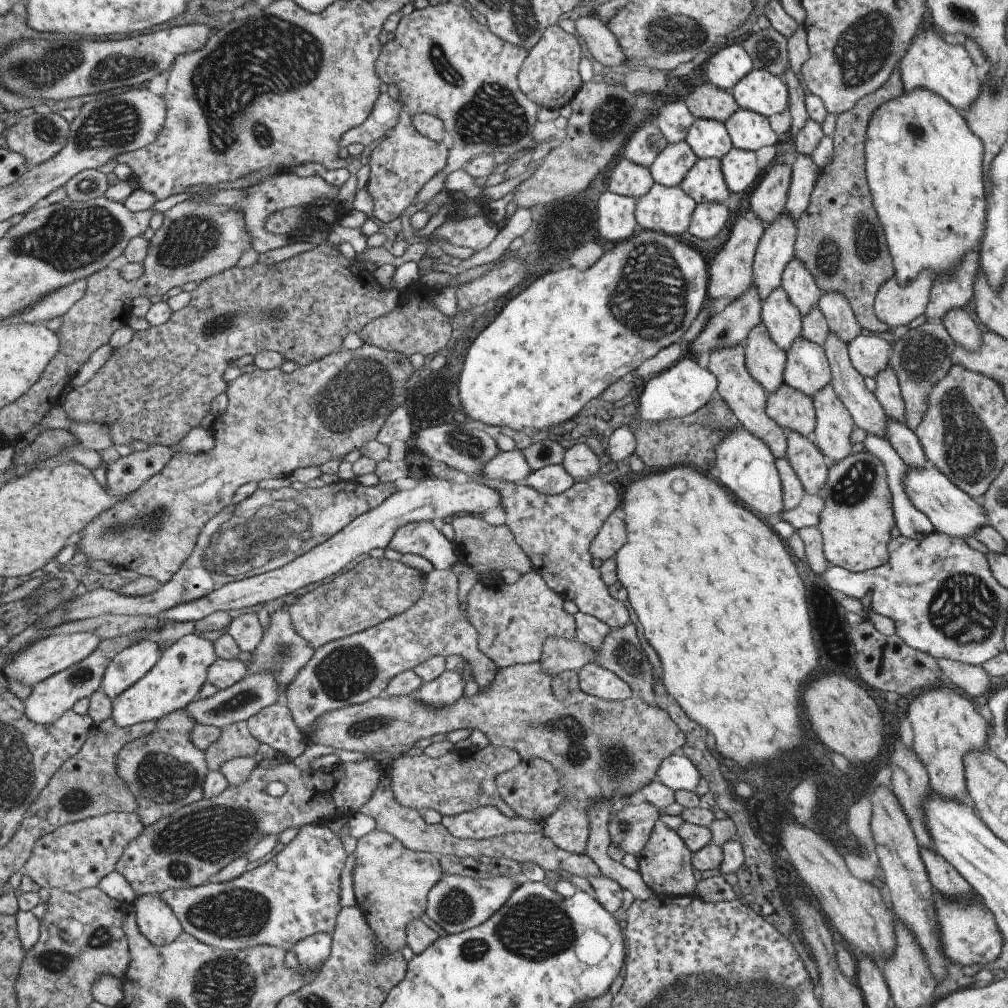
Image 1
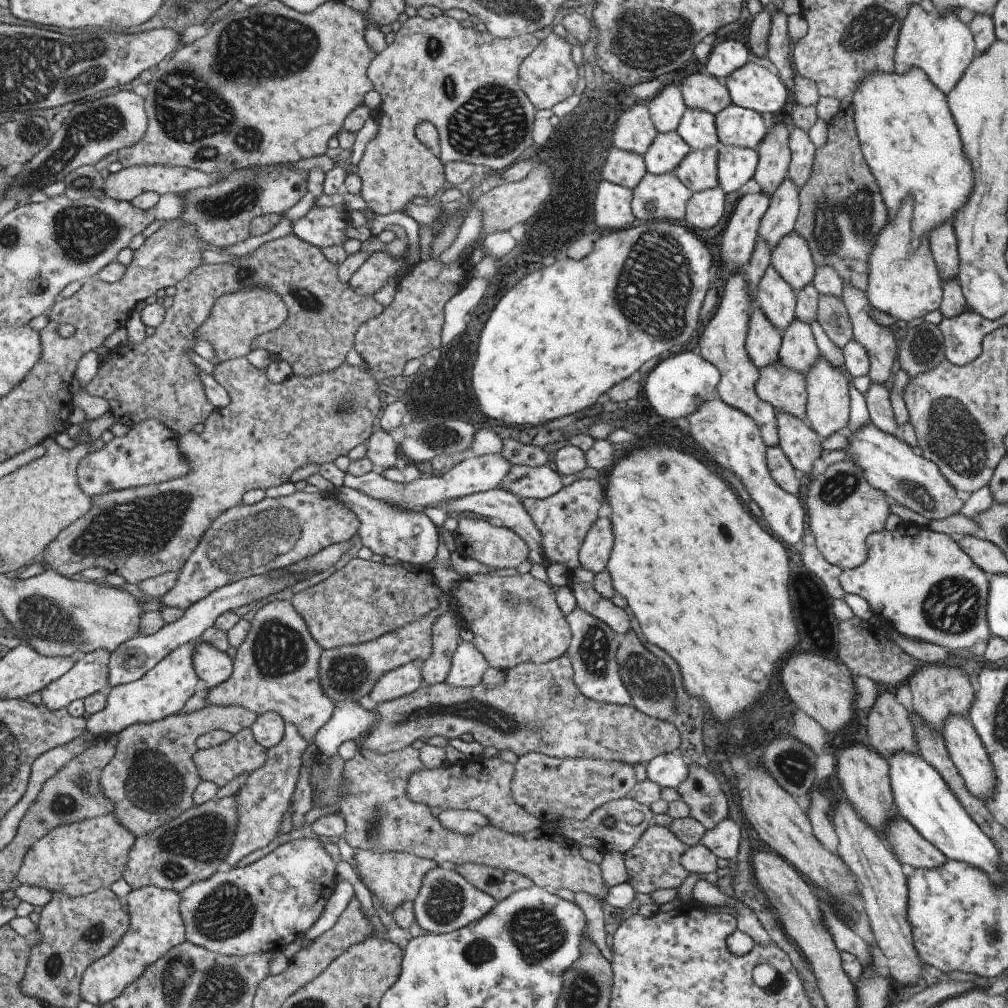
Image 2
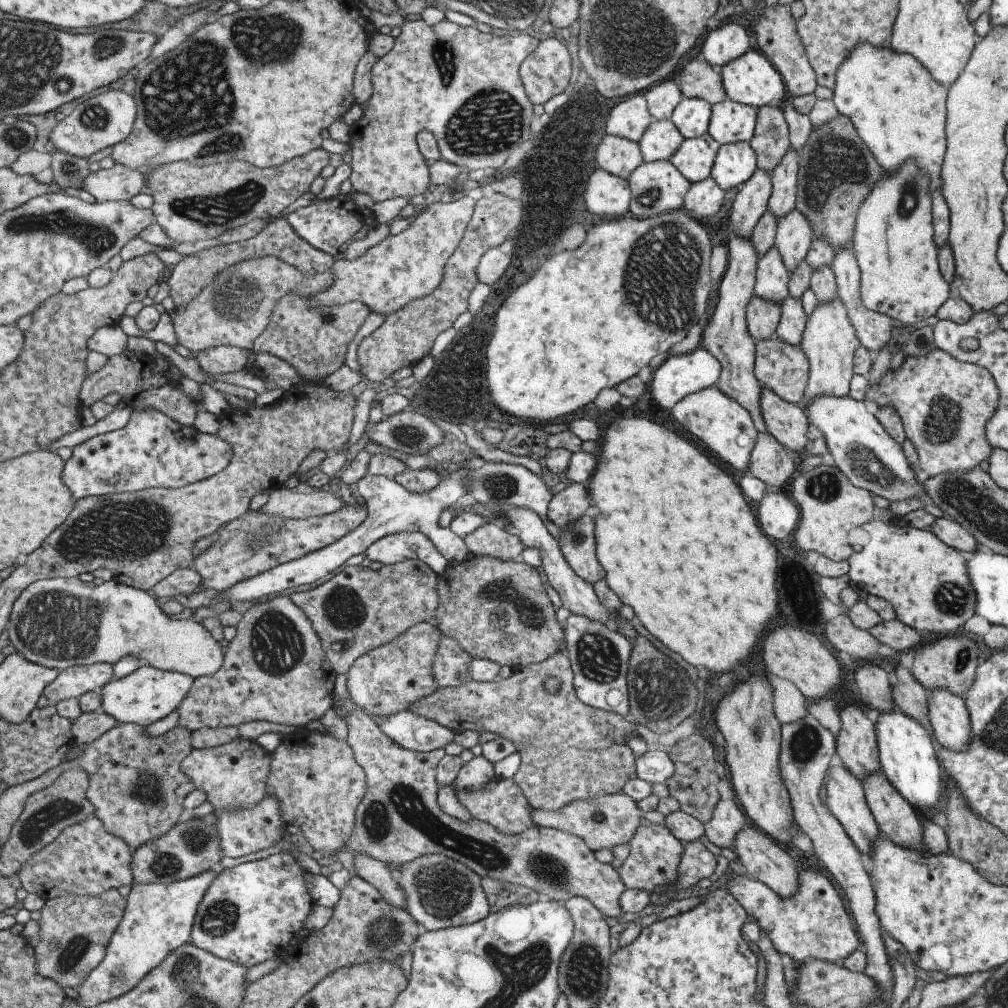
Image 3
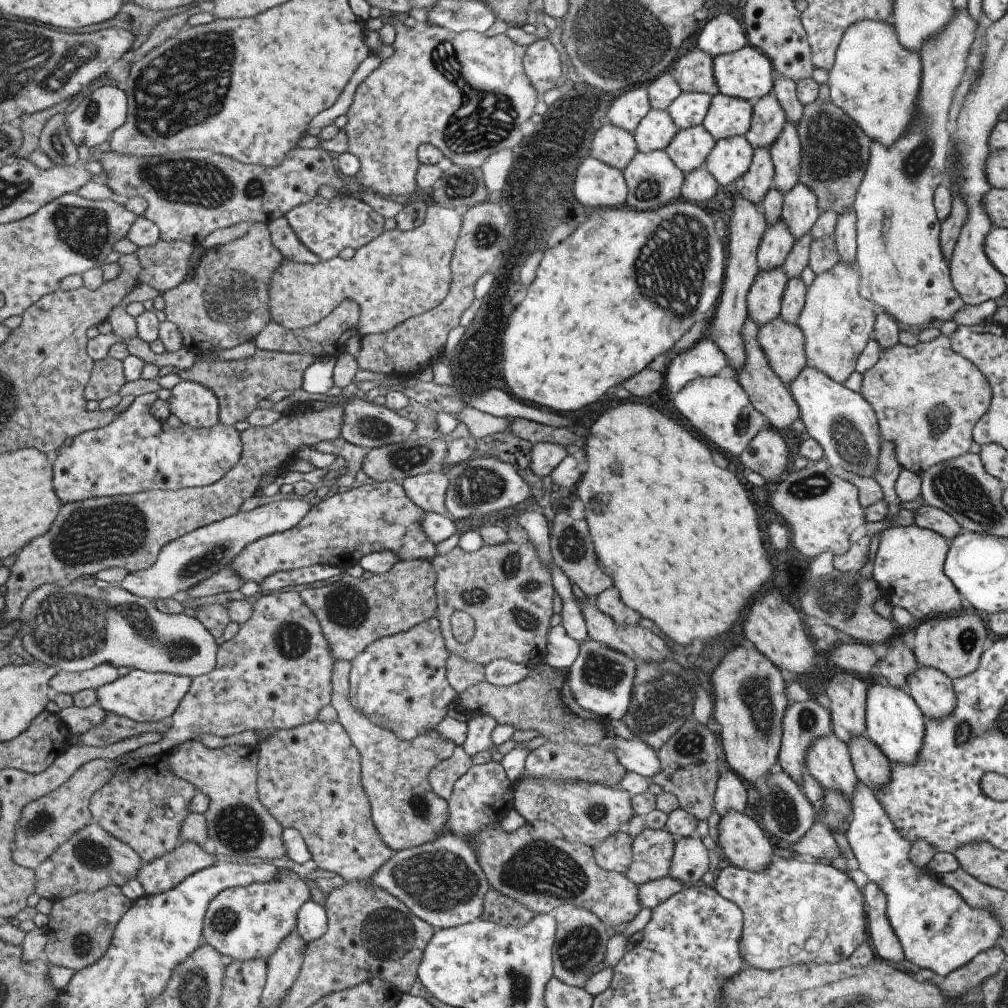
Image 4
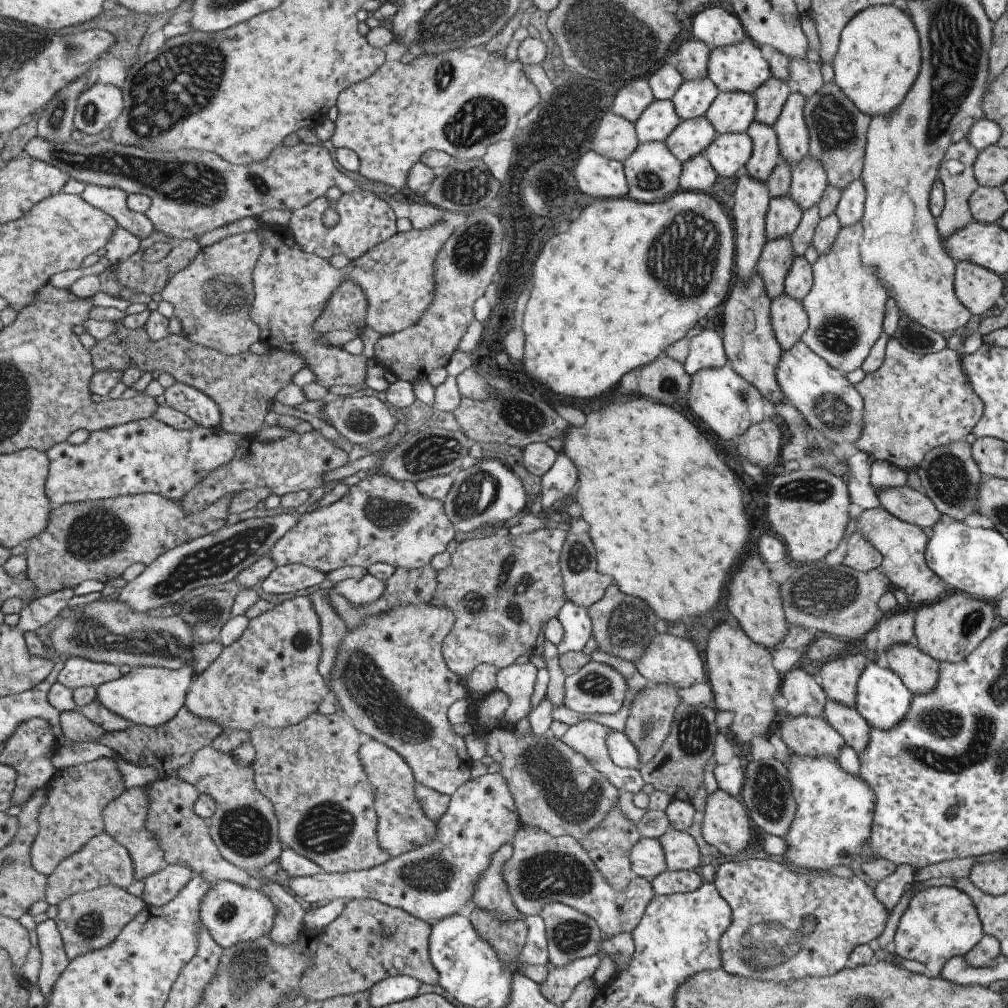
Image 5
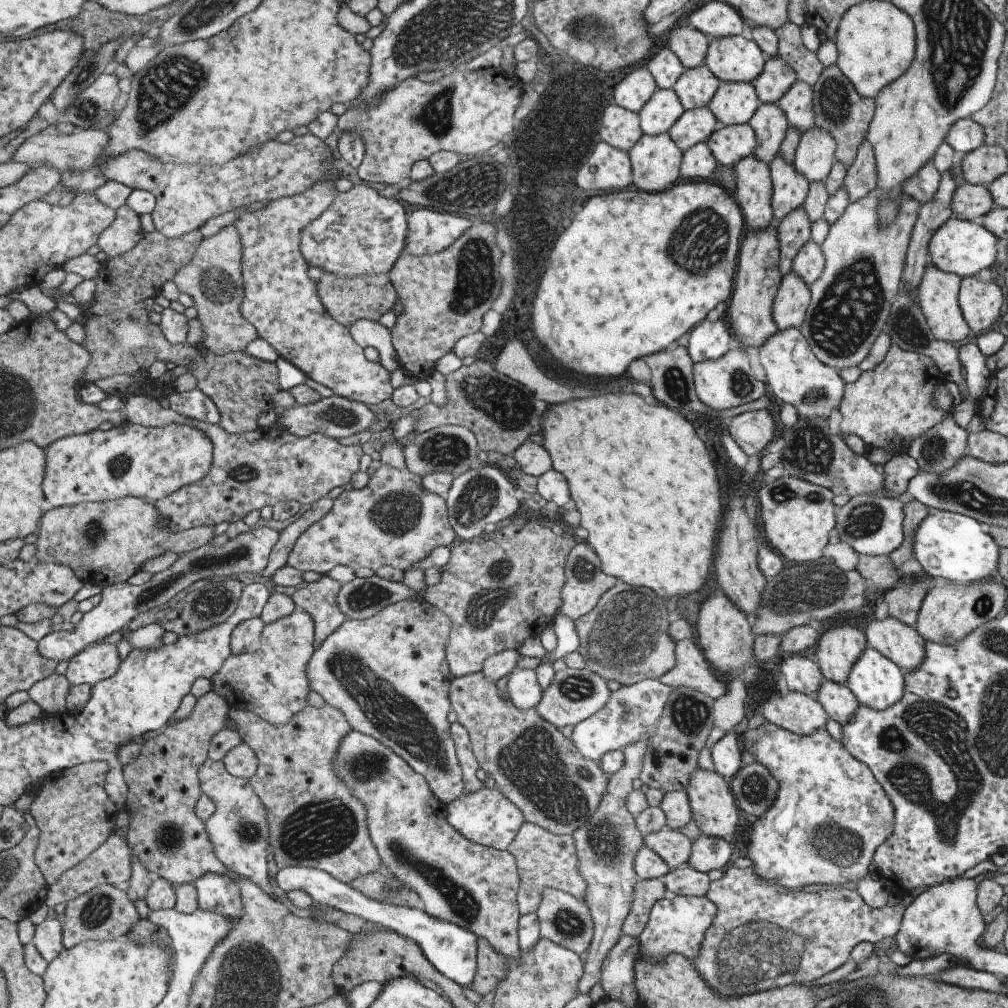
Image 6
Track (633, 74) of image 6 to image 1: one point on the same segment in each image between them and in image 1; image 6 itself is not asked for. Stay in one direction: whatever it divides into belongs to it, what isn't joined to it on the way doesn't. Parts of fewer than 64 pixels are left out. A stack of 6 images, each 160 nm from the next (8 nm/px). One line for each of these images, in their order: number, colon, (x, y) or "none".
1: (645, 142)
2: (633, 131)
3: (628, 120)
4: (629, 106)
5: (631, 99)

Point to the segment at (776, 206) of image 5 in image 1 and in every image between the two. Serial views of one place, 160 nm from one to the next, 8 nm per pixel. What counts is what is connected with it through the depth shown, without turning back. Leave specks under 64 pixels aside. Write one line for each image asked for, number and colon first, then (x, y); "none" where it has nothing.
1: (782, 320)
2: (775, 298)
3: (771, 277)
4: (776, 240)

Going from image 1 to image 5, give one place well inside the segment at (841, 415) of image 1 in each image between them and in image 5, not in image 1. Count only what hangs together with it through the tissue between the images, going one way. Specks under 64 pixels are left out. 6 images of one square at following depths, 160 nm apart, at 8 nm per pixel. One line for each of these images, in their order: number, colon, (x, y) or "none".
2: (826, 409)
3: (828, 341)
4: (836, 323)
5: (845, 306)

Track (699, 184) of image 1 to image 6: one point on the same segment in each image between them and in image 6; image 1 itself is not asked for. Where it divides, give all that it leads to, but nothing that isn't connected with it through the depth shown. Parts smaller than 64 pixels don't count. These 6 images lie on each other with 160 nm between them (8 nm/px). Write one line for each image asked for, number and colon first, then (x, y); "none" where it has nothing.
2: (696, 170)
3: (693, 158)
4: (688, 148)
5: (691, 136)
6: (693, 126)

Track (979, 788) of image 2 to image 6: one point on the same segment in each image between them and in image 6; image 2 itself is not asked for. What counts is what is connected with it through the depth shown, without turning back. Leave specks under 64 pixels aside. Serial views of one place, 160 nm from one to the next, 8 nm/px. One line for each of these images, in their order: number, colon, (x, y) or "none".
3: (947, 716)
4: (931, 690)
5: (918, 671)
6: (903, 645)

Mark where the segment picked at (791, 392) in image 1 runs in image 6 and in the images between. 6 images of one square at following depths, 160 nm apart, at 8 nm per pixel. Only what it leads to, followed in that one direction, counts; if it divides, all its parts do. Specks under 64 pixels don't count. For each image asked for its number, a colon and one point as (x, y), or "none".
2: (783, 388)
3: (783, 368)
4: (782, 342)
5: (788, 318)
6: (792, 296)

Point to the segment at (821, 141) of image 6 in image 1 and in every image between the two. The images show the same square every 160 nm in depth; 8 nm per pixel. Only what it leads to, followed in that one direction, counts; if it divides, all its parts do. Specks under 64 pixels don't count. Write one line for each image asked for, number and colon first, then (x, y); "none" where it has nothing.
1: (796, 281)
2: (791, 258)
3: (793, 233)
4: (799, 210)
5: (808, 177)

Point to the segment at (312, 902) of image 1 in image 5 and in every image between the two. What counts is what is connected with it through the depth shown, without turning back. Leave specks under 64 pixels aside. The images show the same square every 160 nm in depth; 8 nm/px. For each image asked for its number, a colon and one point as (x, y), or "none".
2: (262, 907)
3: (253, 912)
4: (244, 923)
5: (234, 914)

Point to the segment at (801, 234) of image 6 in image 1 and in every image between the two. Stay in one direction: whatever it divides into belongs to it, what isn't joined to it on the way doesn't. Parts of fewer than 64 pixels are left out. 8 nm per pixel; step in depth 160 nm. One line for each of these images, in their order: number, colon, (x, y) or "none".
1: (764, 360)
2: (762, 339)
3: (761, 315)
4: (763, 299)
5: (776, 256)

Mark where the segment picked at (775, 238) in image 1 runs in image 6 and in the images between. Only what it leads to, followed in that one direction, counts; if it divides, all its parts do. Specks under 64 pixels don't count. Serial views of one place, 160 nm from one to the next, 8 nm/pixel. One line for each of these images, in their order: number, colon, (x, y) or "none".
2: (778, 220)
3: (783, 177)
4: (785, 152)
5: (791, 131)
6: (796, 103)

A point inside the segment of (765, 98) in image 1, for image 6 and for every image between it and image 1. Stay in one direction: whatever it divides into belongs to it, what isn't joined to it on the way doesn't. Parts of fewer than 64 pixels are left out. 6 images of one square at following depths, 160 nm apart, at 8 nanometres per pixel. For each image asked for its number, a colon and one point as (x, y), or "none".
2: (751, 86)
3: (750, 79)
4: (746, 73)
5: (738, 67)
6: (737, 58)

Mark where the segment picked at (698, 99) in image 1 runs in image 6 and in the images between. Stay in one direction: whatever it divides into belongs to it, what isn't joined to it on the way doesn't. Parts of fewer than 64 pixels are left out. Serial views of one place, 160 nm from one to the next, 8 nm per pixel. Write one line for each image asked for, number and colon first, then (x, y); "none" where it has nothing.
2: (700, 90)
3: (697, 78)
4: (692, 71)
5: (692, 56)
6: (689, 45)

